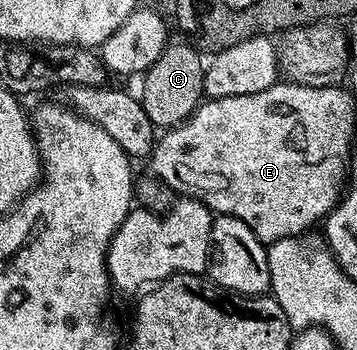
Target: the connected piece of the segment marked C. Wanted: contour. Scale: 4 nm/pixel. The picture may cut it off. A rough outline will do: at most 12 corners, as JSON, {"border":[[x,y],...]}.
{"border":[[169,43],[143,73],[138,99],[157,129],[184,123],[205,99],[205,61]]}

